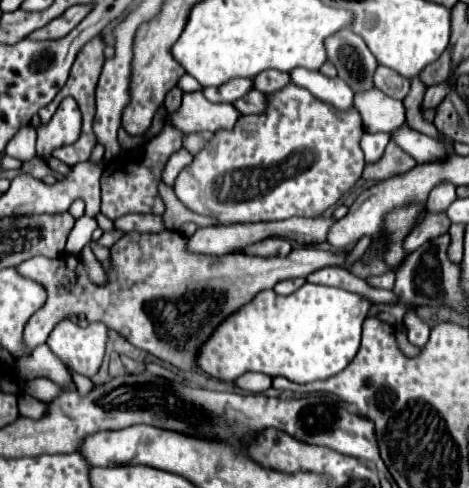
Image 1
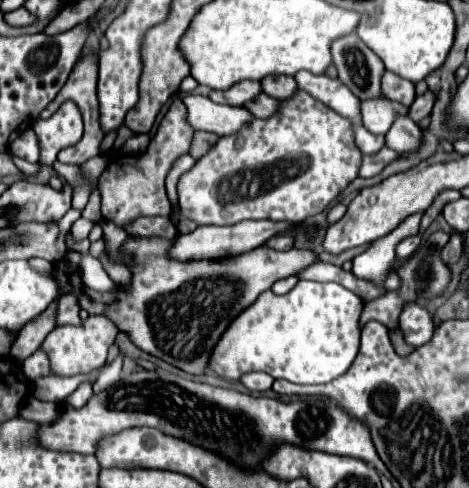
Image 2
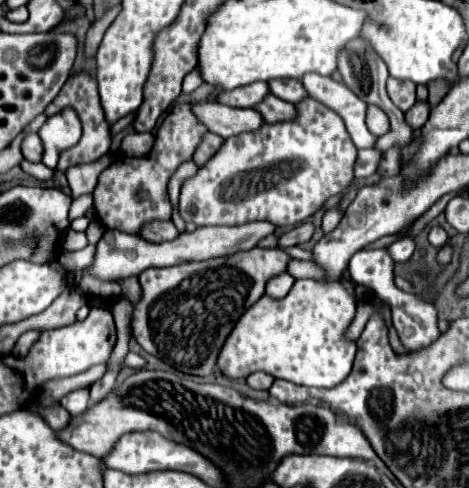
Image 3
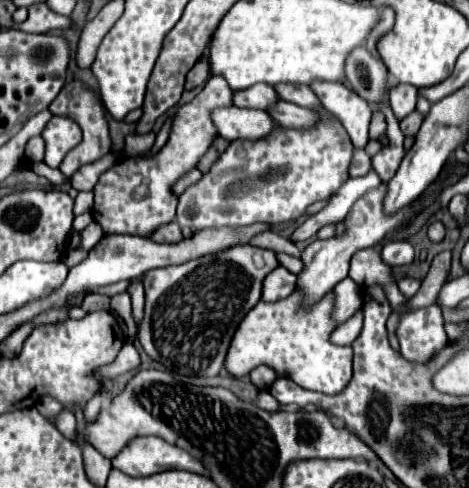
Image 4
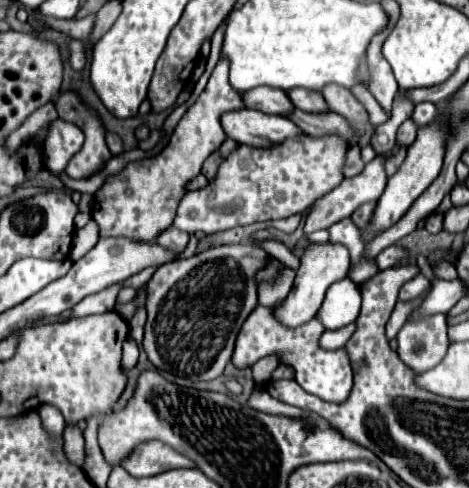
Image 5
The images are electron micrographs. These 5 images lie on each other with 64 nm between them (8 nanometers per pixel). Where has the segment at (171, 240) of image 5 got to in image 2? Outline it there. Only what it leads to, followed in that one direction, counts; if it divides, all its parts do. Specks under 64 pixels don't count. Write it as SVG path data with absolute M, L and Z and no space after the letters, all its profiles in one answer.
M162 216L156 218L136 218L132 224L126 224L124 230L130 236L164 236L164 238L172 238L176 236L176 226Z

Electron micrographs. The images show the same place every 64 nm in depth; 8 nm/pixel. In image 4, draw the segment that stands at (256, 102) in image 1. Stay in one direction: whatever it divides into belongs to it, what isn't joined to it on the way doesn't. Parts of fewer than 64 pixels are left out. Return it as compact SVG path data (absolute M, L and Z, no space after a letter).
M280 100L276 108L272 108L270 116L272 120L278 120L278 124L284 128L310 128L314 122L318 122L318 114L310 108L300 108L284 100Z

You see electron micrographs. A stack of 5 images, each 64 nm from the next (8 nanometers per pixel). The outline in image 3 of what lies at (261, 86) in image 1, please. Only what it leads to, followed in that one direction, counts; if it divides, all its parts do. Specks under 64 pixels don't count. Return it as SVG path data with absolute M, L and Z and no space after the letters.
M268 80L268 86L272 88L274 96L278 96L282 100L288 100L292 104L306 98L306 90L300 84L300 80Z

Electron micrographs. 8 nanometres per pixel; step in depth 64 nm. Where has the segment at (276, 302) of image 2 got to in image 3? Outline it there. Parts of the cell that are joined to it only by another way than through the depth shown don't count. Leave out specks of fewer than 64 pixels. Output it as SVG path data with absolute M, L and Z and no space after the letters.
M296 280L284 298L274 300L264 294L240 316L220 350L216 366L228 378L246 378L262 370L294 384L332 388L348 376L356 356L356 342L344 338L354 314L356 300L338 280L332 284Z

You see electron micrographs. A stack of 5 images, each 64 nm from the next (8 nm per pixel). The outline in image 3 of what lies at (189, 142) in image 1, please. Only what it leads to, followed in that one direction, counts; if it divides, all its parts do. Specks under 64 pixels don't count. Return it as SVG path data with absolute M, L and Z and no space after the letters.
M212 132L204 134L204 140L198 144L198 148L196 148L192 160L194 160L198 166L202 166L202 164L204 164L220 146L222 146L222 142L224 142L224 140L222 140L220 136L212 134Z

